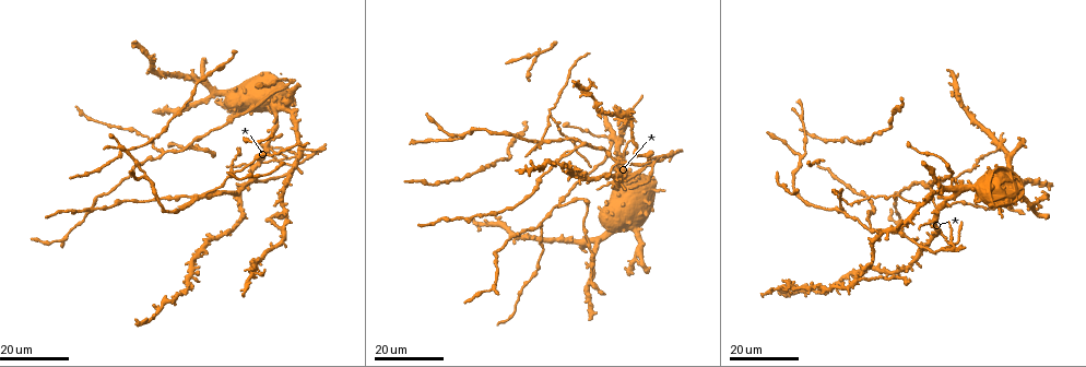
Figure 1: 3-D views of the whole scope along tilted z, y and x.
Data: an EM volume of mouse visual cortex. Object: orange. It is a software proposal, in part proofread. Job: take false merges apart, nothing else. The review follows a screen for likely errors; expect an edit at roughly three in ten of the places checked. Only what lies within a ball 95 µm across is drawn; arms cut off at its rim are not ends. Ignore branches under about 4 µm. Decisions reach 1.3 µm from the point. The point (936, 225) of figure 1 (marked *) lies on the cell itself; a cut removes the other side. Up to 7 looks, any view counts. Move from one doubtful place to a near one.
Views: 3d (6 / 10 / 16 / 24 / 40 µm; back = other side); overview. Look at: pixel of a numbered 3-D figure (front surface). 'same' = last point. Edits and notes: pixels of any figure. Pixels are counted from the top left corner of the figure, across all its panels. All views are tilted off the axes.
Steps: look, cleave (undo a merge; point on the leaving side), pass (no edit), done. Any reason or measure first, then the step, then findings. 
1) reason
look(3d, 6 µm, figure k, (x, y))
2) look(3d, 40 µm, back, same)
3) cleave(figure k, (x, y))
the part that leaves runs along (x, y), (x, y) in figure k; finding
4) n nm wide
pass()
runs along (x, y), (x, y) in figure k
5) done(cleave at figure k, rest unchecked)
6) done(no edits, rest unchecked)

four-way junction
look(3d, 16 µm, figure 1, (252, 166))

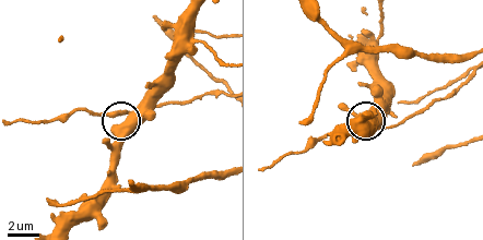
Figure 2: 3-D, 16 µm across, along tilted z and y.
closer look
look(3d, 10 µm, figure 2, (126, 123))

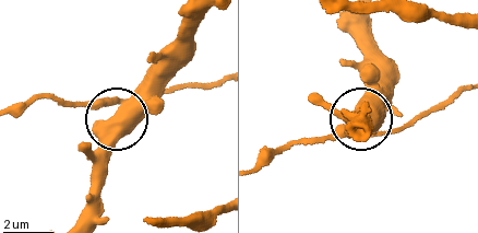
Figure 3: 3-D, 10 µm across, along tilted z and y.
pass()
one cell here

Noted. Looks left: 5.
three-way junction
look(3d, 24 µm, figure 1, (911, 238))

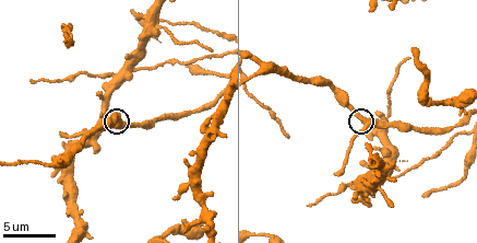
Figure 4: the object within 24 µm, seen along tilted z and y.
closer look
look(3d, 6 µm, figure 4, (366, 124))

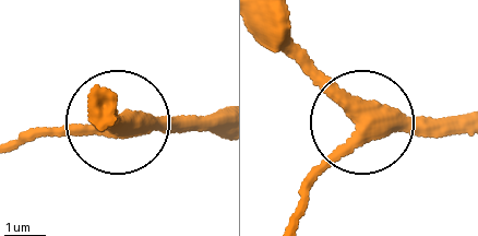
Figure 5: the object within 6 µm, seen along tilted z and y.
from behind
look(3d, 6 µm, back, figure 5, (359, 117))

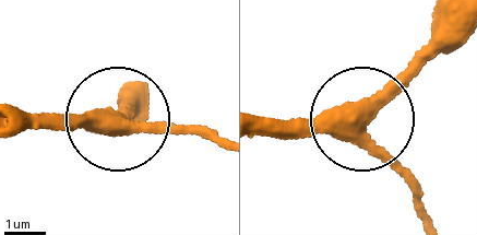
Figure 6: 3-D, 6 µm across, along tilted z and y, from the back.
390 nm wide
pass()
runs along (22, 118), (164, 120), (214, 133) in figure 6; one cell here

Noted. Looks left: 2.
look(3d, 24 µm, figure 1, (299, 149))

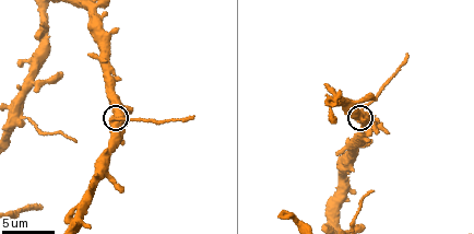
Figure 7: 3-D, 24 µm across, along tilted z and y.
zoom in
look(3d, 10 µm, same)

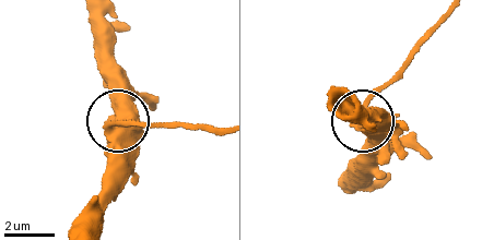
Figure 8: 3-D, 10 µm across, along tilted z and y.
560 nm wide
cleave(figure 8, (377, 92))
a second cell is stuck on

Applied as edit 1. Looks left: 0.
done(cleave at figure 8, rest unchecked)

